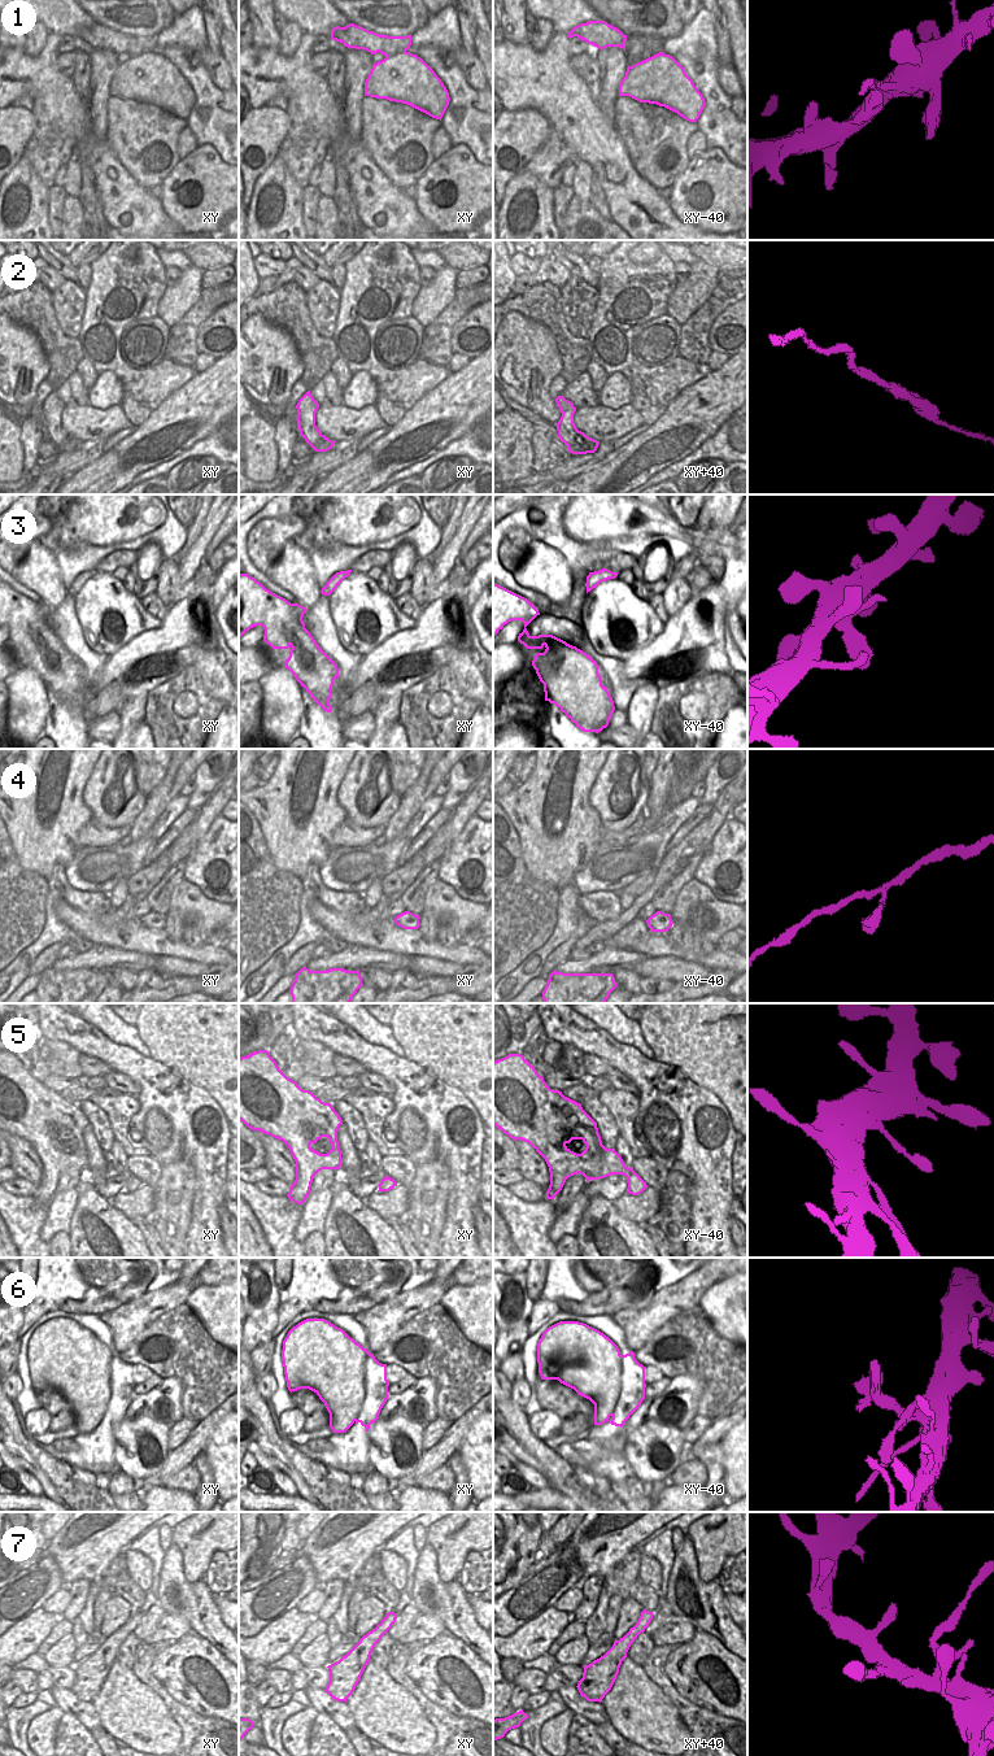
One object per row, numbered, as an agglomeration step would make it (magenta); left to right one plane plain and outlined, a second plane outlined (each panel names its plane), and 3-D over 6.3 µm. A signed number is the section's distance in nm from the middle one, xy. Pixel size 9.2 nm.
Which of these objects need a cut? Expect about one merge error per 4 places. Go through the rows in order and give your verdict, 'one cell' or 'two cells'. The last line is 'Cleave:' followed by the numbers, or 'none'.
1: one cell
2: one cell
3: one cell
4: one cell
5: one cell
6: two cells
7: one cell
Cleave: 6

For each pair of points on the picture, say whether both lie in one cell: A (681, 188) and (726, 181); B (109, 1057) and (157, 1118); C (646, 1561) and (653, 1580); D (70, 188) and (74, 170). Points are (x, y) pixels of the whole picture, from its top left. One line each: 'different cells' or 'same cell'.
A: same cell
B: same cell
C: same cell
D: same cell

